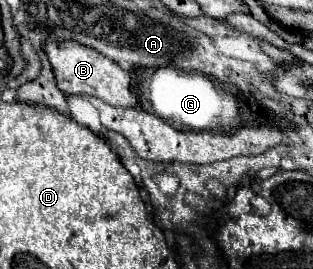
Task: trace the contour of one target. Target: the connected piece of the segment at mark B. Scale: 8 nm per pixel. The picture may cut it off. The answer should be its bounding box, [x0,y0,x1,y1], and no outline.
[44,41,138,107]

